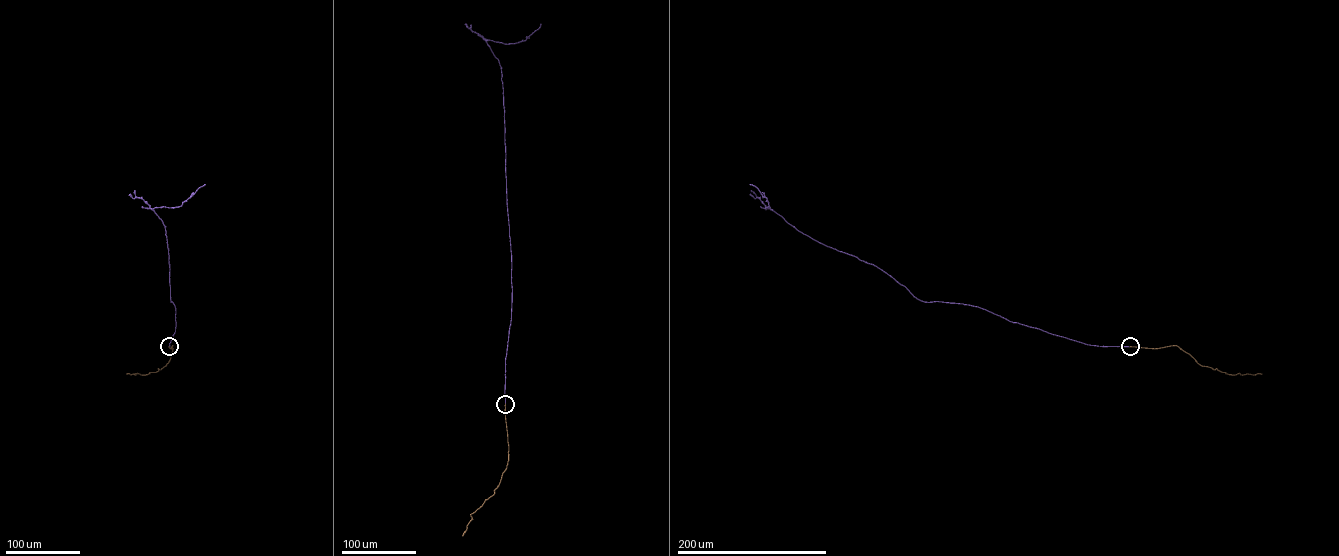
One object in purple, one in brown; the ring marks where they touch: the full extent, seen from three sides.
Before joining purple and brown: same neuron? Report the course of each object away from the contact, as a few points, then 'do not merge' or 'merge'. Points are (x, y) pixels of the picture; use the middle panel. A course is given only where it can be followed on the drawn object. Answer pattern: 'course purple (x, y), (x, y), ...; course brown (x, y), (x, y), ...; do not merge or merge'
course purple (505, 403), (505, 359), (512, 291), (504, 109), (501, 67), (486, 41), (519, 42), (540, 24); course brown (505, 404), (507, 467), (493, 495), (470, 514), (472, 519), (462, 536); do not merge

